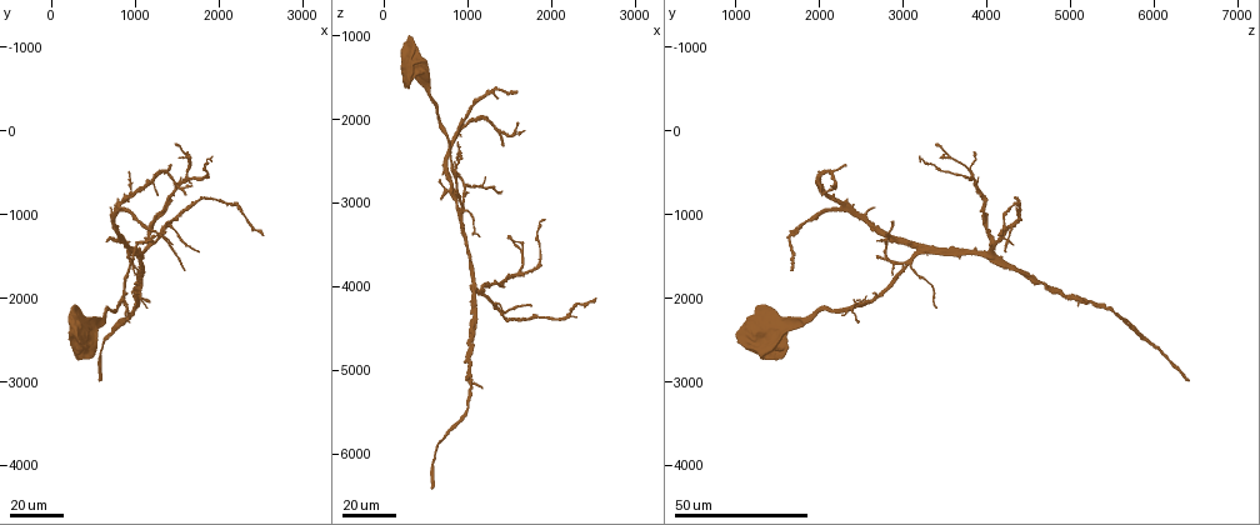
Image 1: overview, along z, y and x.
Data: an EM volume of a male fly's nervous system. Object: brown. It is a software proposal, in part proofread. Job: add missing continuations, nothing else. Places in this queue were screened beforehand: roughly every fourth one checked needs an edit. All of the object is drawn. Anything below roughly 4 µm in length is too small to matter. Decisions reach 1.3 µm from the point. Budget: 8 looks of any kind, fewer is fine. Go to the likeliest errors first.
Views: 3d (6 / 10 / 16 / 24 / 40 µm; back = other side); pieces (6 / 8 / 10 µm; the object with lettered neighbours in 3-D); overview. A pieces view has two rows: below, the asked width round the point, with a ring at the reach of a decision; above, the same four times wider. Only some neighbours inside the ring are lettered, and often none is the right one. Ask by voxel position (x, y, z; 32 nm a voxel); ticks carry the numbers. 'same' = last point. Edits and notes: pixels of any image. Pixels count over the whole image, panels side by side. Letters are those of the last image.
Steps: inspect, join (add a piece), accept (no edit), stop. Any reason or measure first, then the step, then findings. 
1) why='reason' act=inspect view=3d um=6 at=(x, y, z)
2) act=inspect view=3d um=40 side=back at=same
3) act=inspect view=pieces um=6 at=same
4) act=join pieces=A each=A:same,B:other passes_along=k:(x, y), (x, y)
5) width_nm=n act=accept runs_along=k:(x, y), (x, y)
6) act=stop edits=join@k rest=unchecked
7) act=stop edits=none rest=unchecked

why='an open end' act=inspect view=3d um=24 at=(1150, 2150, 3400)

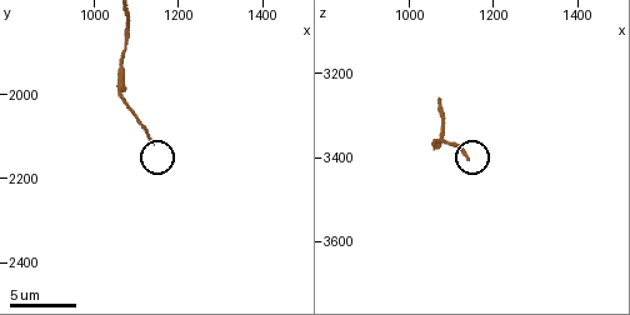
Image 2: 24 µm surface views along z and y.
why='see the neighbours' act=inspect view=pieces um=6 at=(1135, 2115, 3400)

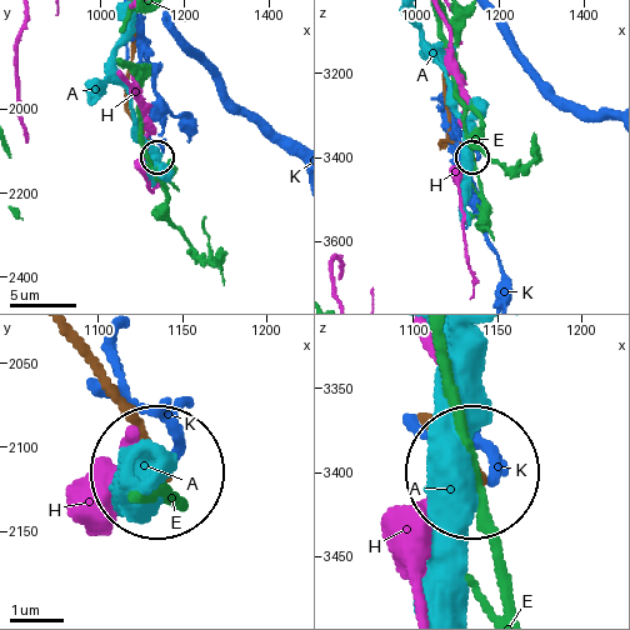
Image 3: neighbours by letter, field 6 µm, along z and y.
act=accept each=A:other,E:other,H:other,K:other found='none of them fits'

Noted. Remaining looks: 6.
why='an open end' act=inspect view=3d um=40 at=(1750, 1450, 4250)

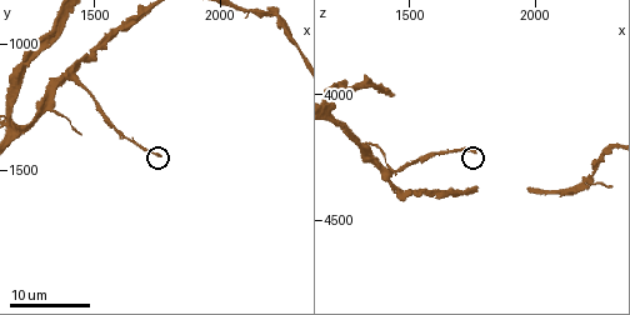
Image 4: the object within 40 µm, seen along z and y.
act=inspect view=pieces um=8 at=(1760, 1440, 4230)

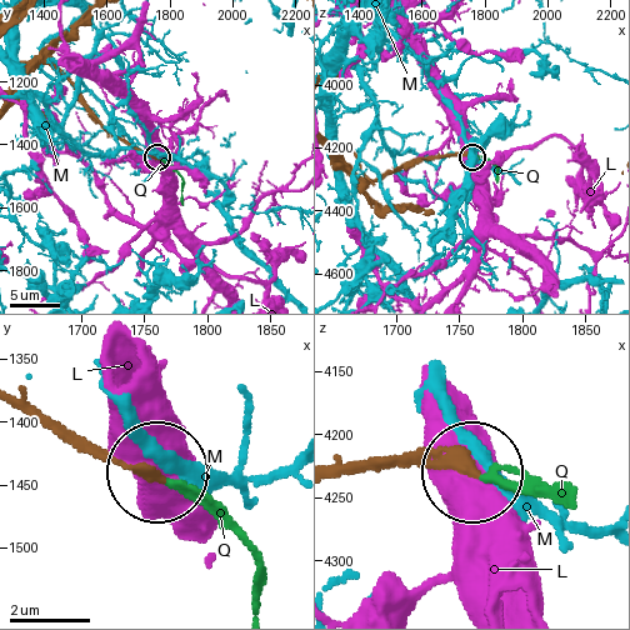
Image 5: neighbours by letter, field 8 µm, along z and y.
act=join pieces=Q each=L:other,M:other,Q:same passes_along=5:(370, 469), (456, 469), (558, 500) found='it goes on there'

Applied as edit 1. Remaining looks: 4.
why='an open end' act=inspect view=3d um=24 at=(1150, 2050, 5200)

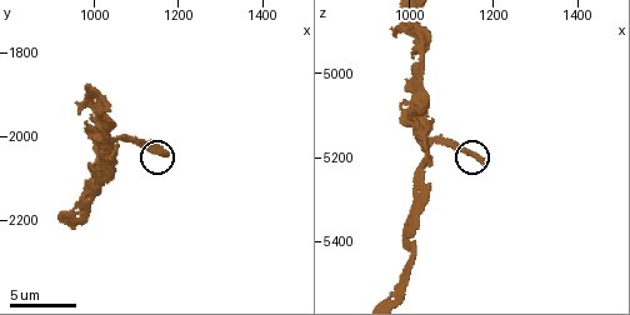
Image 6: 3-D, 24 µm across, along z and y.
why='see the neighbours' act=inspect view=pieces um=6 at=(1170, 2040, 5210)

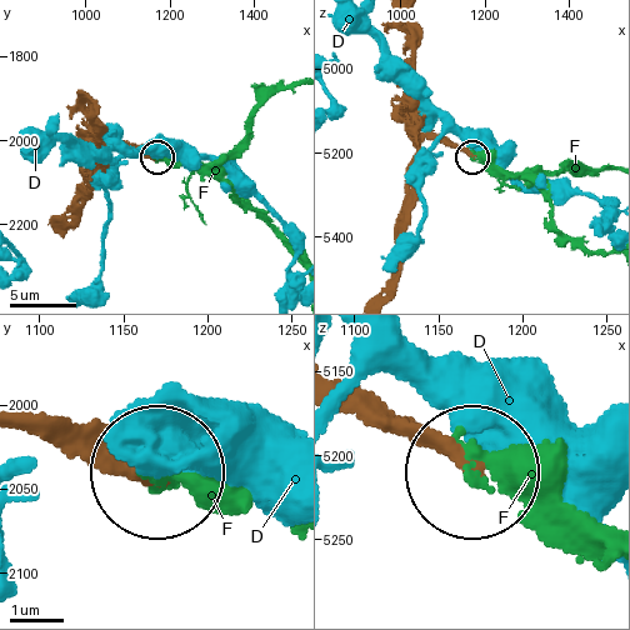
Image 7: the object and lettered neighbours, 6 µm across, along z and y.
width_nm=310 act=join pieces=F each=D:other,F:same found='the cell continues'

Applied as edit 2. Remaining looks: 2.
why='end of a long branch' act=inspect view=3d um=24 at=(2550, 1250, 4150)

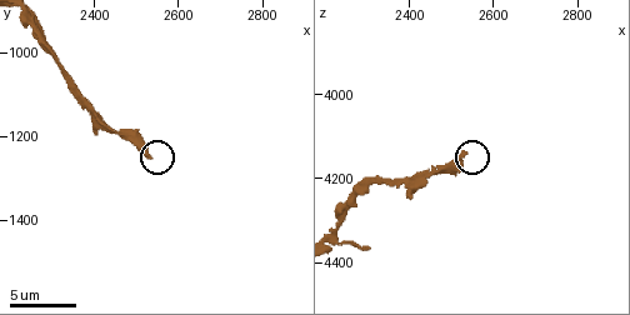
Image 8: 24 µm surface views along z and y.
act=inspect view=pieces um=6 at=(2530, 1250, 4135)

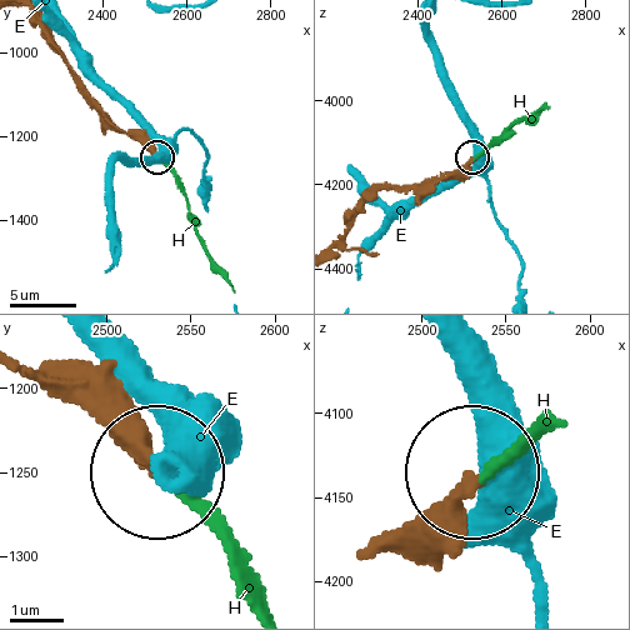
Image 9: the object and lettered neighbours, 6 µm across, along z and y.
act=join pieces=H each=E:other,H:same passes_along=9:(408, 543), (529, 426) found='the cell continues'

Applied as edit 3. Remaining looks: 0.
act=stop edits=join@5,join@7,join@9 rest=unchecked

